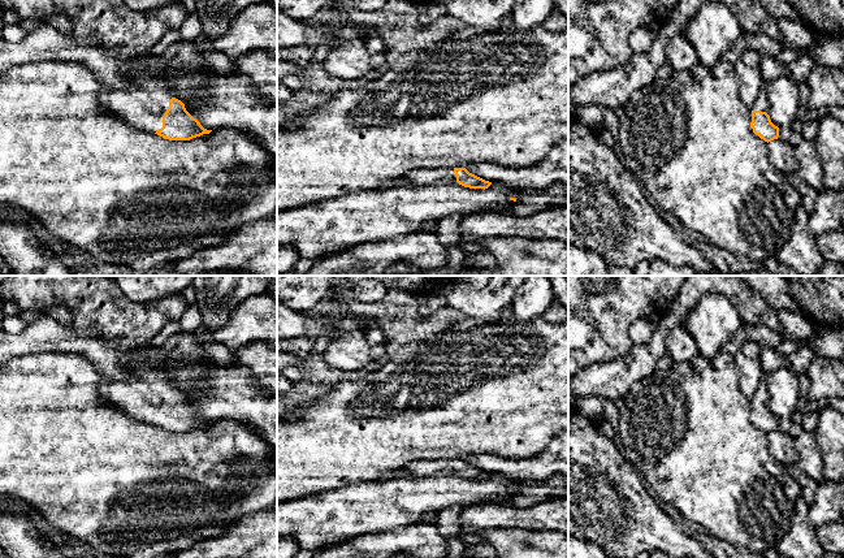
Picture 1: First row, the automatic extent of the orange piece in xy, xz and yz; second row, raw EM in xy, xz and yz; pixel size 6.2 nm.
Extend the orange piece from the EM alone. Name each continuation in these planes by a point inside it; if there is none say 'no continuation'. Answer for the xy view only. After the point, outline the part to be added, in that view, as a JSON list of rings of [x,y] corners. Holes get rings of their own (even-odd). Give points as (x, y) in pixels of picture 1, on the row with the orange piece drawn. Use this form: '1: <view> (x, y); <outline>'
1: xy (143, 104); [[[161,81],[133,82],[122,88],[107,87],[101,103],[112,113],[135,127],[156,133],[174,98]]]

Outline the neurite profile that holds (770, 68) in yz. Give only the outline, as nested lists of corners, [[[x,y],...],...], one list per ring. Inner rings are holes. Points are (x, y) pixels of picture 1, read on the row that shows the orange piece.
[[[759,52],[759,55],[759,72],[763,82],[771,82],[783,75],[784,64],[782,64],[776,57],[772,57],[765,52]]]

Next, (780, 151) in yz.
[[[774,139],[767,143],[770,160],[774,166],[784,173],[797,173],[797,160],[793,156],[793,146],[784,139]]]

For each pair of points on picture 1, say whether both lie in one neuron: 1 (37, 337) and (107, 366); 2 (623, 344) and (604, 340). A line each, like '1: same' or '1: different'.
1: same
2: same

